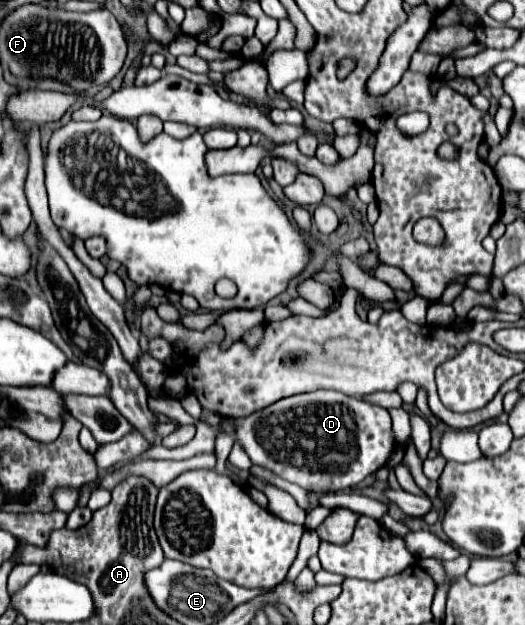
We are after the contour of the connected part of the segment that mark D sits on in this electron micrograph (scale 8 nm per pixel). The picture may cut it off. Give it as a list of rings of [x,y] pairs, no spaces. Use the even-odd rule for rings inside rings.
[[[313,390],[281,398],[279,402],[253,412],[247,418],[237,418],[237,440],[243,444],[253,464],[273,470],[277,476],[299,484],[307,492],[339,492],[357,486],[365,476],[377,472],[393,452],[391,416],[385,408],[345,396],[337,390]]]

